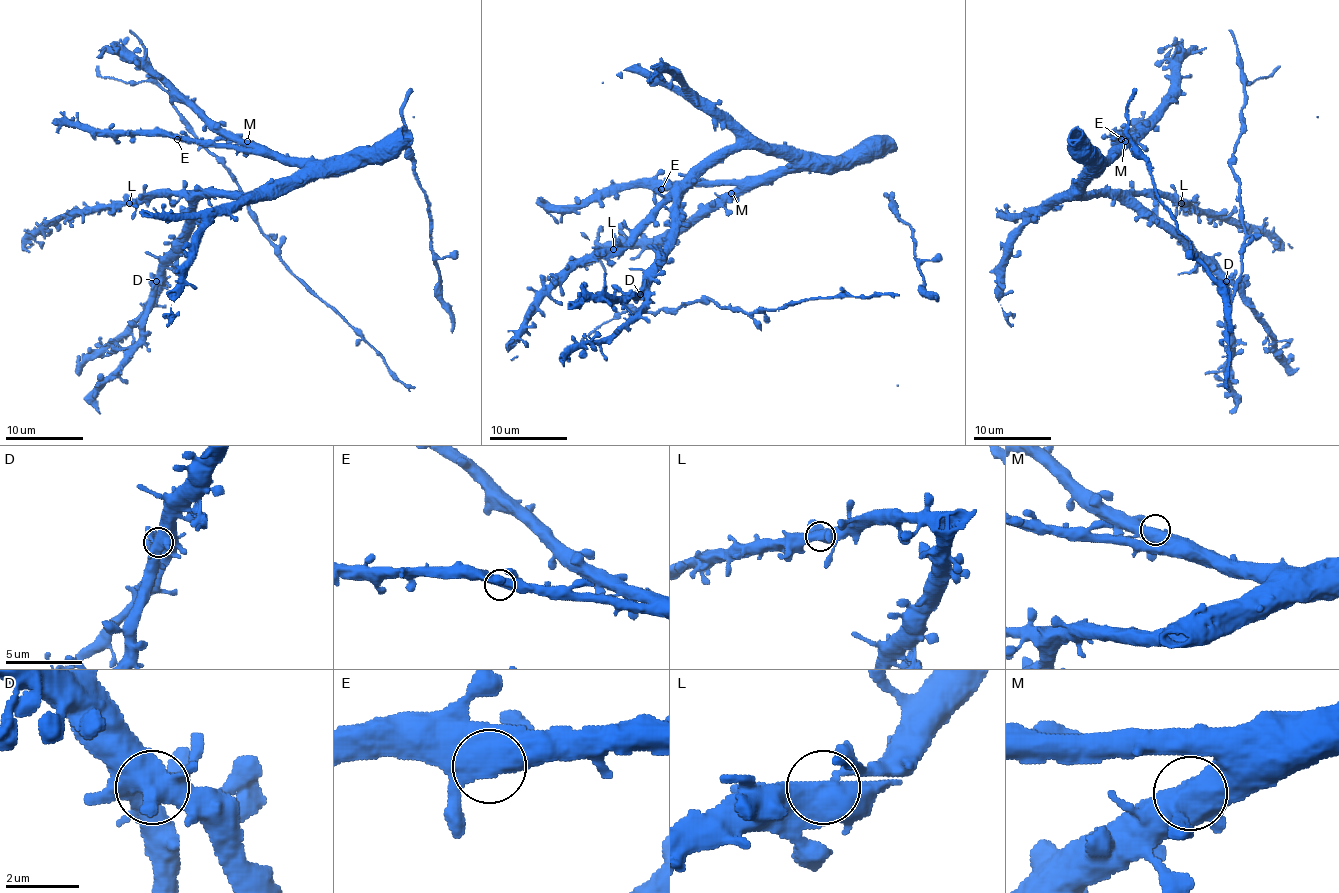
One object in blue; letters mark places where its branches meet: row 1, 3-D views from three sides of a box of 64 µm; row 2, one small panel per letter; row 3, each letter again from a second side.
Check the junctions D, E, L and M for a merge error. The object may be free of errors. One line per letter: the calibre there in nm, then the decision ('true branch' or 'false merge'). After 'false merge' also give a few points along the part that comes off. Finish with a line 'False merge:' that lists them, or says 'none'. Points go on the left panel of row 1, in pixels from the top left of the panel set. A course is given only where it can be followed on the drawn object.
D: calibre 500 nm; true branch
E: calibre 500 nm; true branch
L: calibre 500 nm; true branch
M: calibre 440 nm; true branch
False merge: none

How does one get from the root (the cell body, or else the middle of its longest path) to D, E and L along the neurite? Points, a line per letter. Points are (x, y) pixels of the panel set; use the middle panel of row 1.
D: (663, 243), (788, 162), (731, 148), (710, 166), (683, 195), (679, 228), (640, 294)
E: (663, 243), (735, 187), (669, 185), (661, 189)
L: (663, 243), (708, 206), (768, 181), (788, 162), (758, 148), (731, 148), (613, 249)

